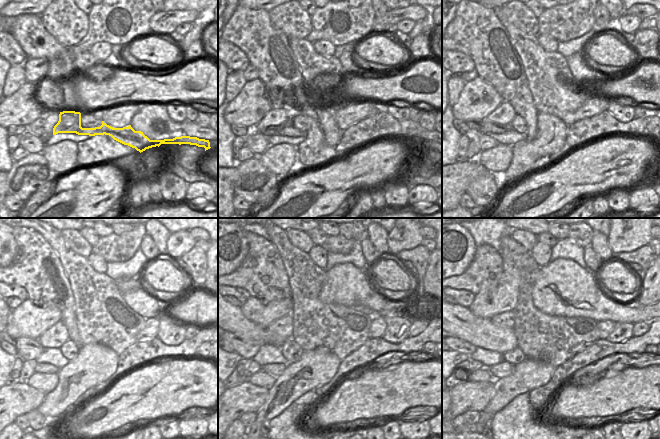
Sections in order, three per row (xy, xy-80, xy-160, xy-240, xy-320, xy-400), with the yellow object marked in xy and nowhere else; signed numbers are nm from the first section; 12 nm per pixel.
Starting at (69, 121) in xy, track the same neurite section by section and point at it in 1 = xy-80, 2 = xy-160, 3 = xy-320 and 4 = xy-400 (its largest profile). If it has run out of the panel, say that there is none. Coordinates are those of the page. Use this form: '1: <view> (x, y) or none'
1: xy-80 (286, 129)
2: xy-160 (486, 127)
3: xy-320 (247, 350)
4: xy-400 (462, 346)

